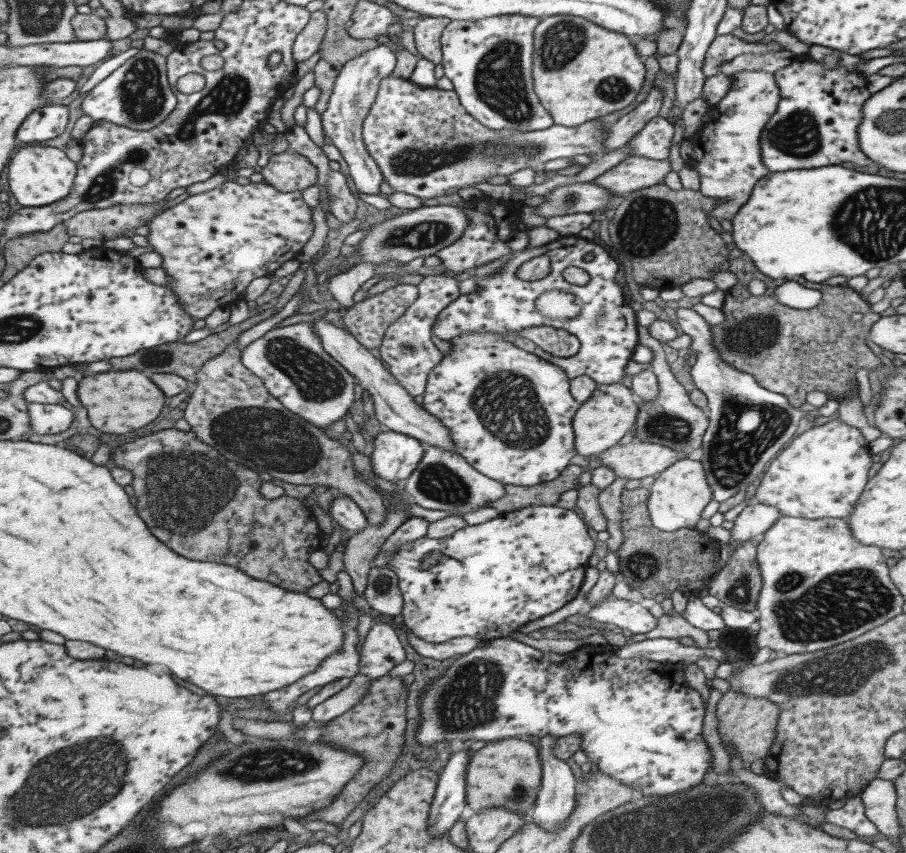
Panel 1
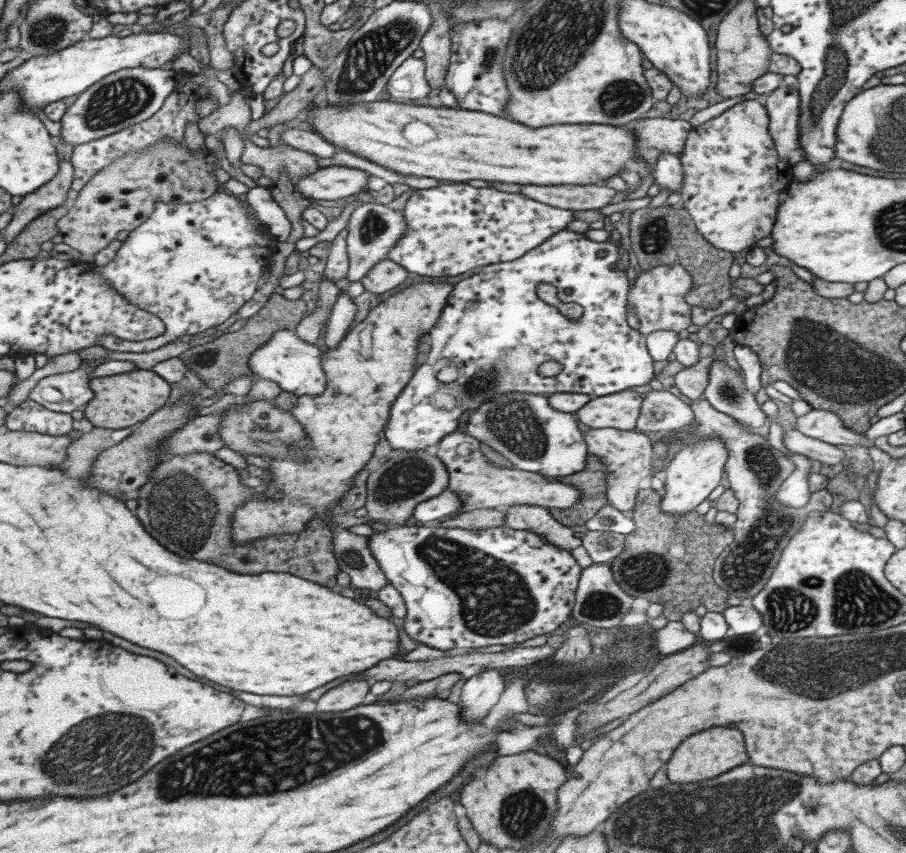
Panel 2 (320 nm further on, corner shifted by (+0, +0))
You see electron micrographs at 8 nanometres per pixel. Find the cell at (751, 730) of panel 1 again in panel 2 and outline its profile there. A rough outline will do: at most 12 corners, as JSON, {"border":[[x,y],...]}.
{"border":[[712,727],[675,747],[670,782],[715,778],[749,763],[737,729]]}

